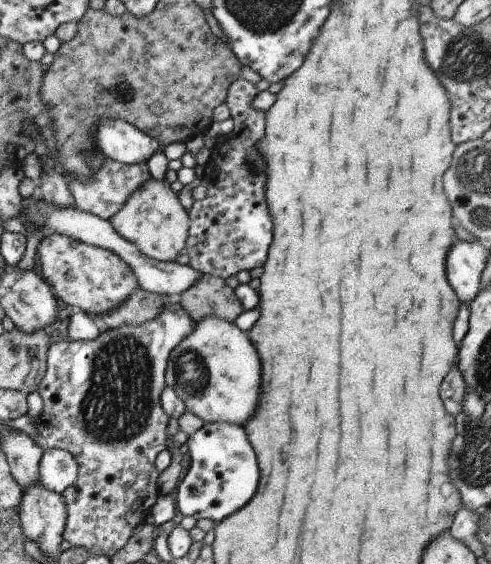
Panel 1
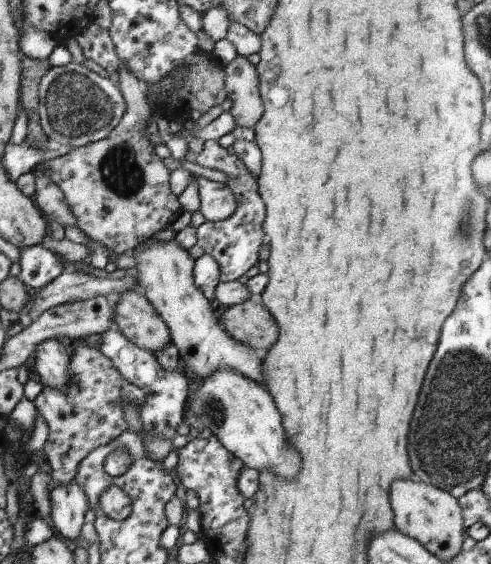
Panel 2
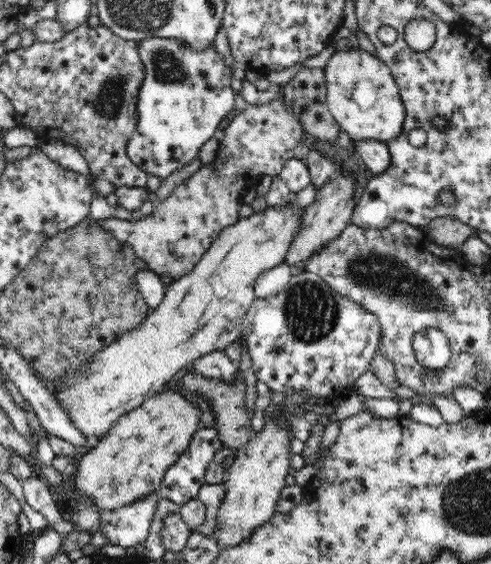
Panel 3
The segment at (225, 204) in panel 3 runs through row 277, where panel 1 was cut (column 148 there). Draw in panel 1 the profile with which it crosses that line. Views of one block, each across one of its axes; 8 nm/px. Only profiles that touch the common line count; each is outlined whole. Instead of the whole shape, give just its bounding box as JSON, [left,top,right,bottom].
[64,157,151,220]

